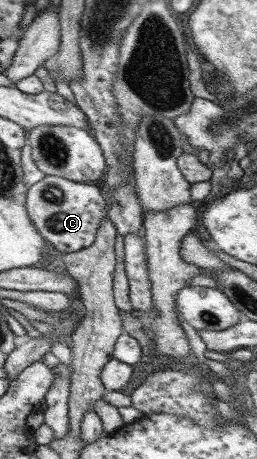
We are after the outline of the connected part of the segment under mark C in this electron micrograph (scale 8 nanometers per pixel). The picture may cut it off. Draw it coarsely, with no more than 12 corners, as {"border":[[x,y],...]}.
{"border":[[56,175],[30,187],[30,218],[65,254],[92,246],[103,188]]}

